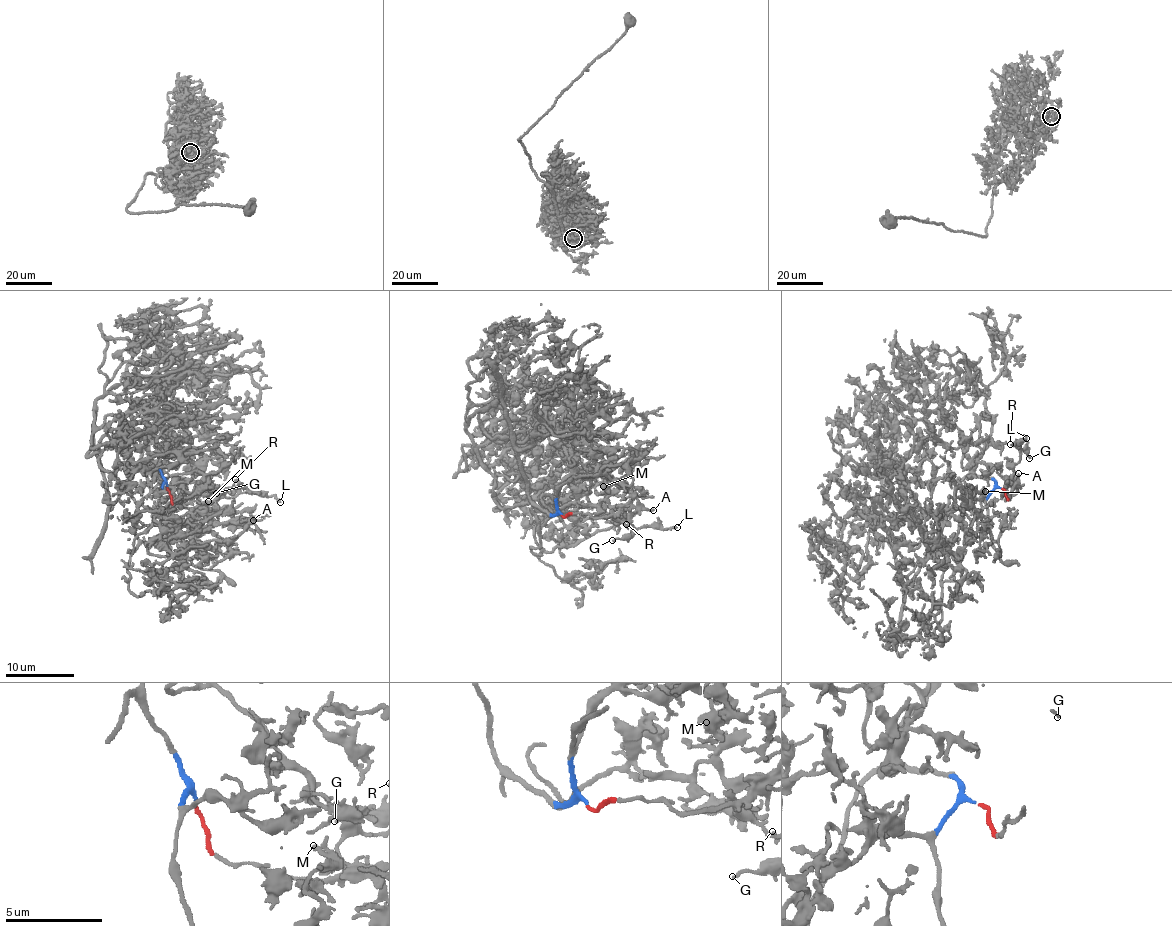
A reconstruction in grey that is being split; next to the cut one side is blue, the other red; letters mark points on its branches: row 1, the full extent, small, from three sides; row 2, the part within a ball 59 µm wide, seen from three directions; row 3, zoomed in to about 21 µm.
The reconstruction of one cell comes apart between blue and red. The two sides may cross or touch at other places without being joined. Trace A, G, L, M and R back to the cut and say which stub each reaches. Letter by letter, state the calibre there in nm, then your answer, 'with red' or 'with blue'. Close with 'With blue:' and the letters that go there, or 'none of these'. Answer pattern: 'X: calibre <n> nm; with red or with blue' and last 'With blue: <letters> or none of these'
A: calibre 170 nm; with red
G: calibre 140 nm; with red
L: calibre 200 nm; with red
M: calibre 320 nm; with blue
R: calibre 190 nm; with red
With blue: M

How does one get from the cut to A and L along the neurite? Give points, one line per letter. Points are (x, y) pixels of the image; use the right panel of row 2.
A: (1002, 489), (1009, 499), (1018, 487), (1013, 481), (1010, 482), (1016, 484), (1018, 473)
L: (1002, 489), (1008, 499), (1017, 490), (1013, 468), (1020, 459), (1019, 448), (1025, 436), (1026, 439)

